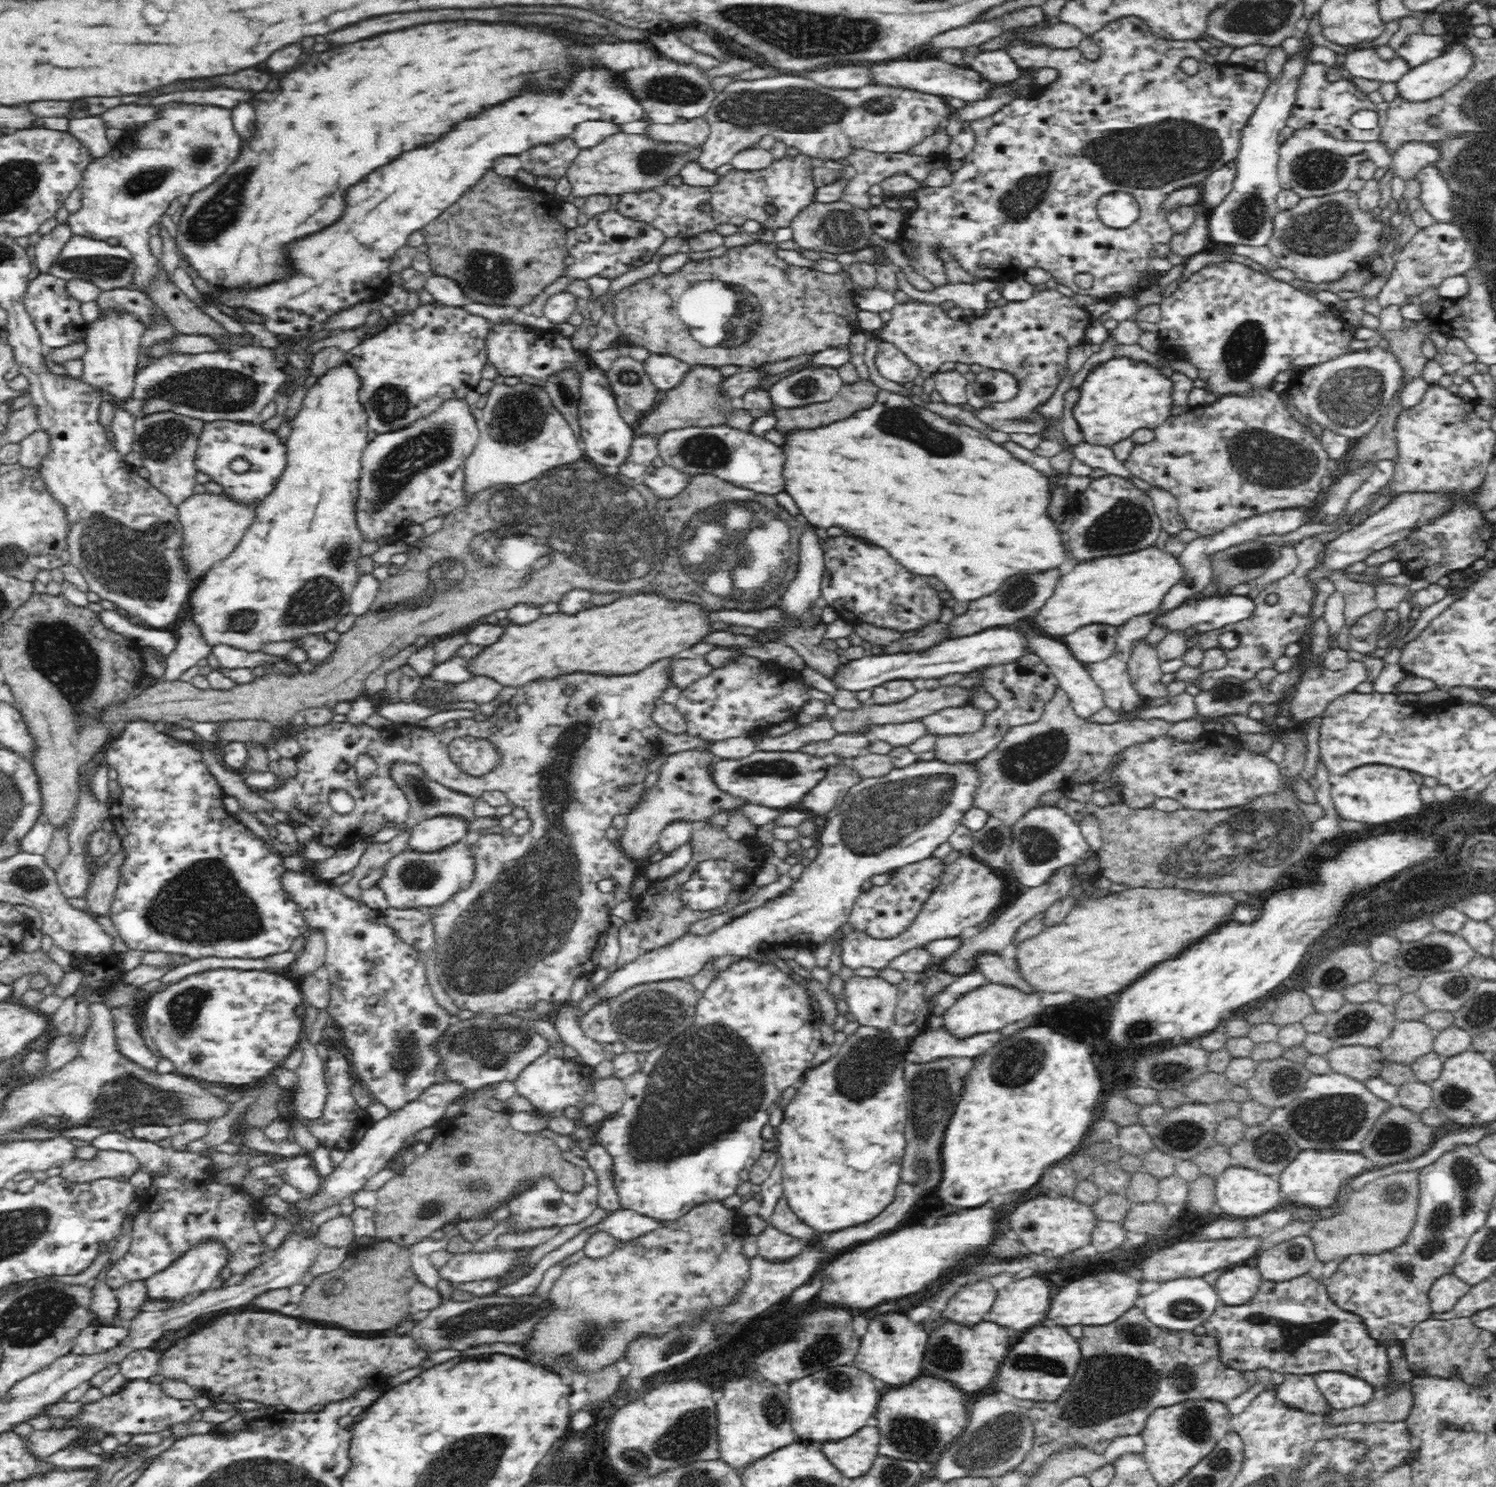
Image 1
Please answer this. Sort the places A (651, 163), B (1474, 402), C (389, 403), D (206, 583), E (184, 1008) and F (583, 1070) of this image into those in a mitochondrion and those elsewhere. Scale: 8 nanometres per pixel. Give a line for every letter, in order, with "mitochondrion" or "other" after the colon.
A: mitochondrion
B: other
C: mitochondrion
D: other
E: mitochondrion
F: other

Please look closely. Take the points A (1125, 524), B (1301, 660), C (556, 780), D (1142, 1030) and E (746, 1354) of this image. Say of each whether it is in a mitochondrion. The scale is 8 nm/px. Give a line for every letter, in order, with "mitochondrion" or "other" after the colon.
A: mitochondrion
B: other
C: mitochondrion
D: mitochondrion
E: other

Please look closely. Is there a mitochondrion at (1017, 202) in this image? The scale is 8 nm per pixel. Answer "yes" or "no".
yes

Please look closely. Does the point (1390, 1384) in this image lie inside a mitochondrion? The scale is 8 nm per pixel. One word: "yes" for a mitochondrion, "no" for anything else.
no

